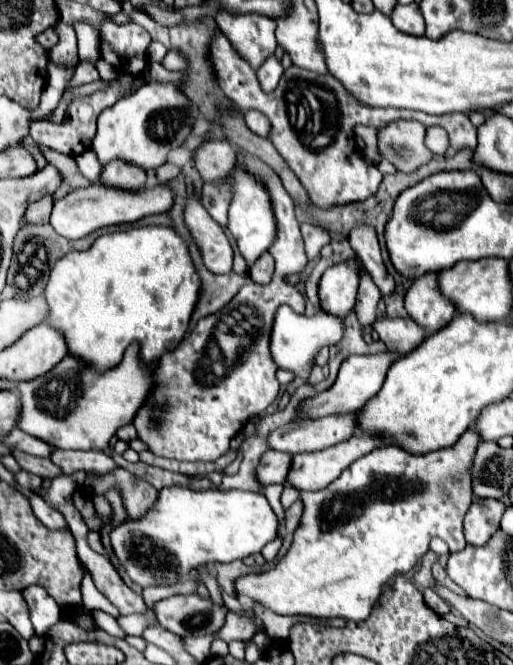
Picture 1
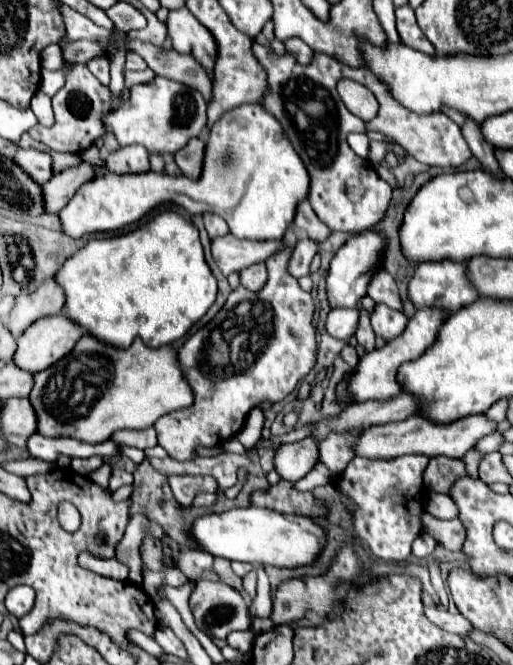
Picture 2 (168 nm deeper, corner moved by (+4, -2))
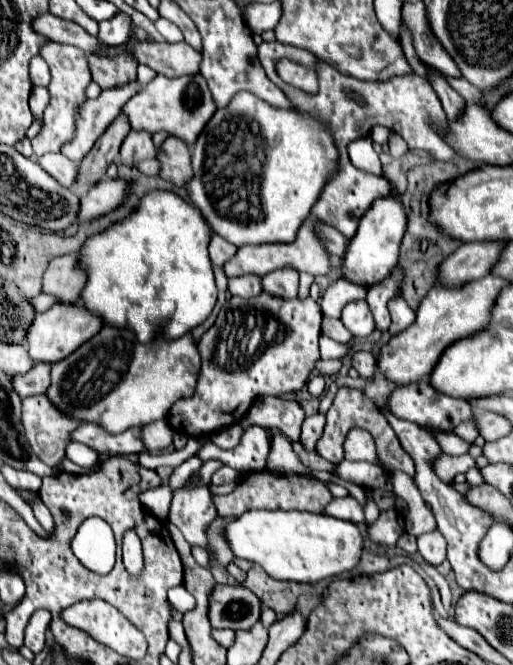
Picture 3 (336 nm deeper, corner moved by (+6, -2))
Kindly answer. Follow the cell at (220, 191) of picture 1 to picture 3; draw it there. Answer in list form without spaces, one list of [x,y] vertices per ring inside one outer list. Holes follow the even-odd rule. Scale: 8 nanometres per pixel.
[[[219,234],[213,236],[211,244],[209,244],[209,254],[211,254],[211,262],[217,264],[219,268],[223,268],[223,264],[233,258],[233,254],[237,252],[237,248],[233,248],[233,244],[229,244],[227,240],[223,240]]]

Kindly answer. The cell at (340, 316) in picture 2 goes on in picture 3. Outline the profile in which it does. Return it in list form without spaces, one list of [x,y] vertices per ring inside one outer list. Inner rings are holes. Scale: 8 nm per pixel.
[[[355,300],[355,302],[349,302],[345,308],[343,308],[343,316],[341,316],[341,322],[359,338],[365,338],[369,336],[373,330],[375,330],[375,322],[373,322],[373,314],[367,306],[365,300]]]

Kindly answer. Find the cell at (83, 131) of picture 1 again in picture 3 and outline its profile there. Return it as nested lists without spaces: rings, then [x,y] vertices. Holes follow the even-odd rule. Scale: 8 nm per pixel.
[[[47,40],[41,44],[39,56],[49,64],[51,68],[51,84],[49,88],[49,106],[45,108],[45,116],[43,116],[43,128],[41,132],[31,140],[33,142],[33,154],[39,158],[47,152],[59,152],[61,146],[73,138],[75,132],[75,110],[77,106],[81,106],[85,102],[85,88],[91,82],[91,72],[89,72],[89,62],[87,62],[87,54],[77,48],[77,46],[69,46],[69,44],[59,44],[53,40]]]

